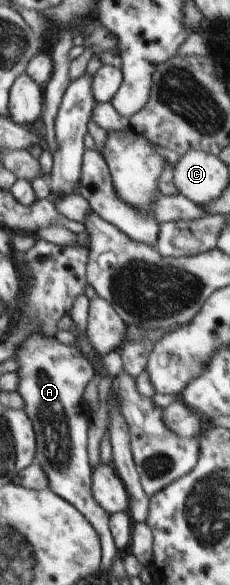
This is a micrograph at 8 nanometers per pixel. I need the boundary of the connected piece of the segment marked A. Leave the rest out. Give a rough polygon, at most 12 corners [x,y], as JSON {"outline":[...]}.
{"outline":[[33,333],[18,348],[17,391],[48,488],[119,550],[91,496],[95,369],[76,345]]}

